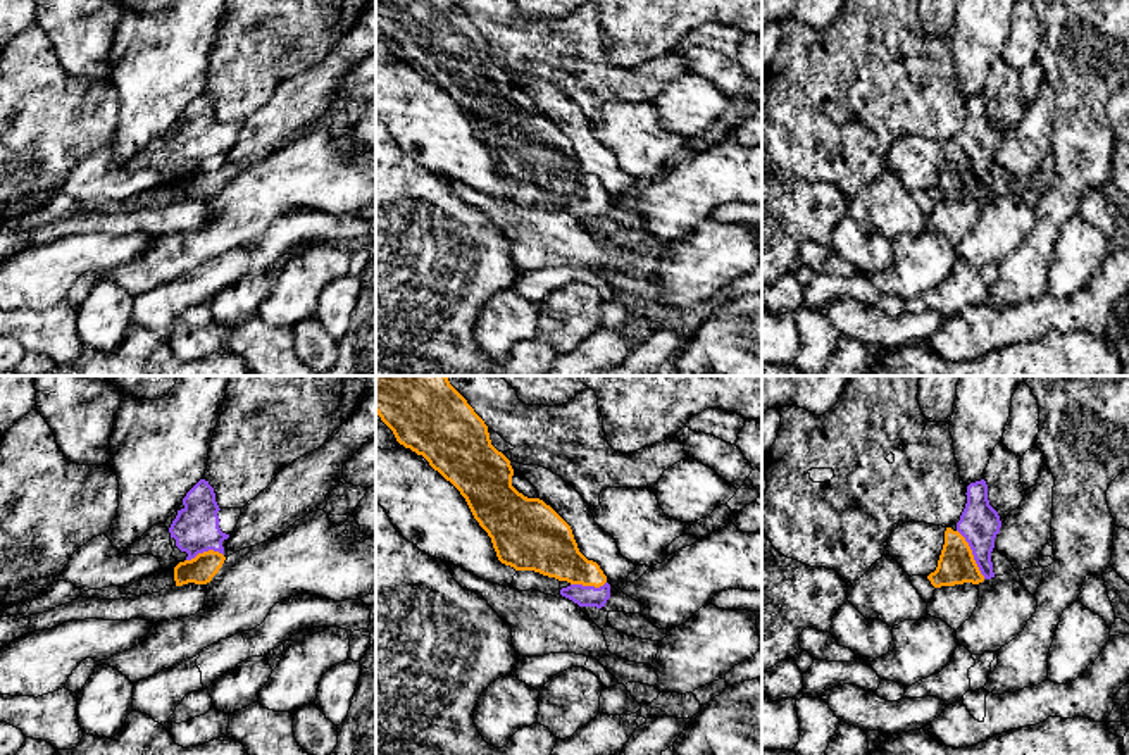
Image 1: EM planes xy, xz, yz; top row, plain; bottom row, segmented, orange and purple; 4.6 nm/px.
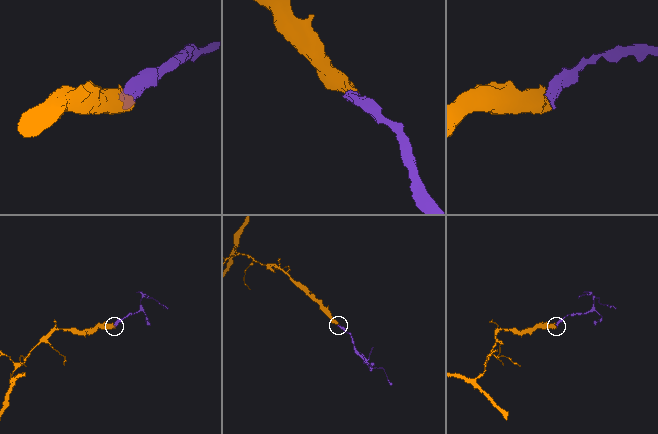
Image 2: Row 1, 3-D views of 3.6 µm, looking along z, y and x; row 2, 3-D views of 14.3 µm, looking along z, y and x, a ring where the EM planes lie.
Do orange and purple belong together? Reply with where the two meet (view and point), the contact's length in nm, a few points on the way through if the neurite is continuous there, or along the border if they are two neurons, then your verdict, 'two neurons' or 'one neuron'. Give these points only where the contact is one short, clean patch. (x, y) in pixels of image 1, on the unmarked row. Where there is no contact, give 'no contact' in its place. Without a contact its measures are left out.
yz (971, 168) | 260 nm | across yz (955, 180), (971, 168), (971, 157), (979, 137) | one neuron

